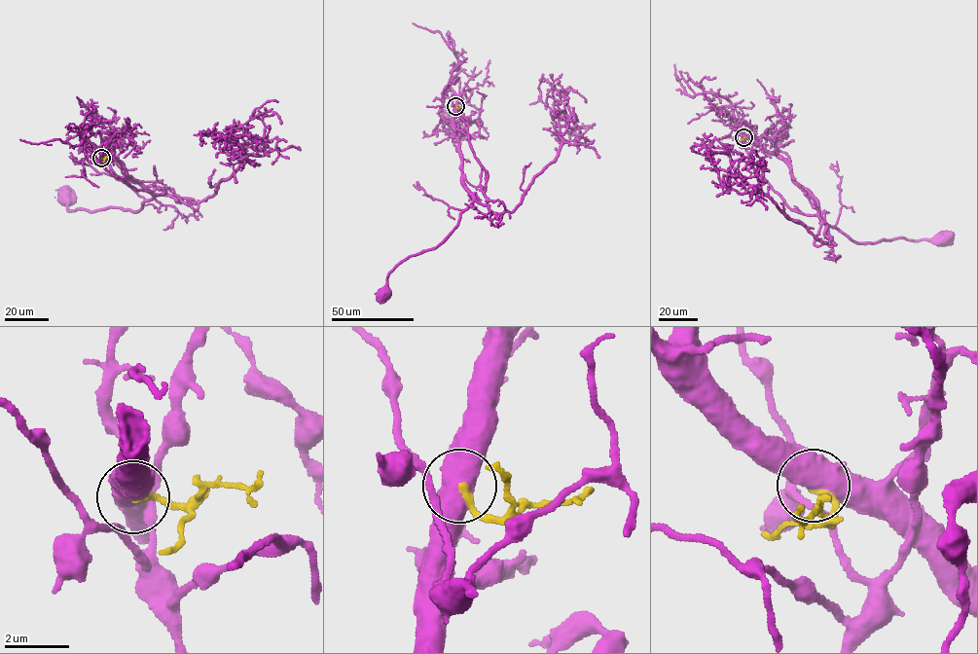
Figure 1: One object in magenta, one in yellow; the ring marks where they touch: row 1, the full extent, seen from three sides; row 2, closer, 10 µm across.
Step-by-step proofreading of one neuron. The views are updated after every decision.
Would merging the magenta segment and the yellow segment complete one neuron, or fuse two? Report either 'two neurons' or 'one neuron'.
two neurons

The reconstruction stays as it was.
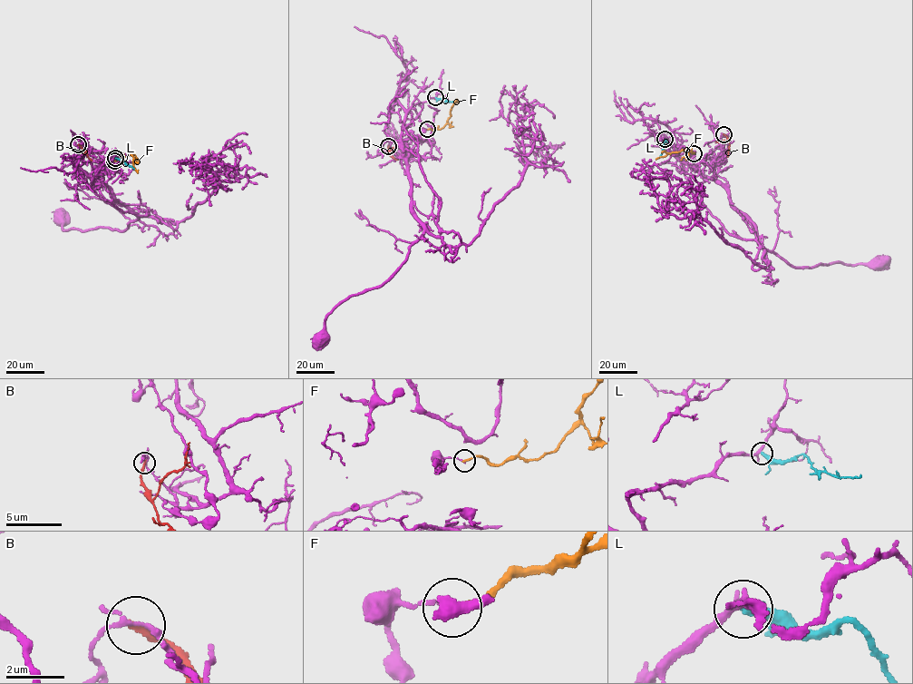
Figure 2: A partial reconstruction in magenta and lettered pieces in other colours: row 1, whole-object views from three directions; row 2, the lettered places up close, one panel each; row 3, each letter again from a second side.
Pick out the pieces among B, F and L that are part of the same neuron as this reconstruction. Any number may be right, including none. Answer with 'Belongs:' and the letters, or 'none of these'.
Belongs: none of these

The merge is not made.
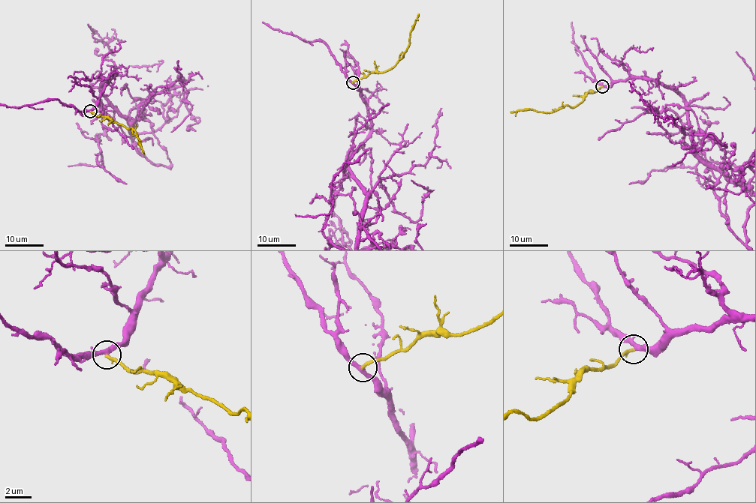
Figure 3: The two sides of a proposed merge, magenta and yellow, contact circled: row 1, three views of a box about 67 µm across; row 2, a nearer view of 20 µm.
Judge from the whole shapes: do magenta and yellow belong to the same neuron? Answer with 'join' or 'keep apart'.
join

